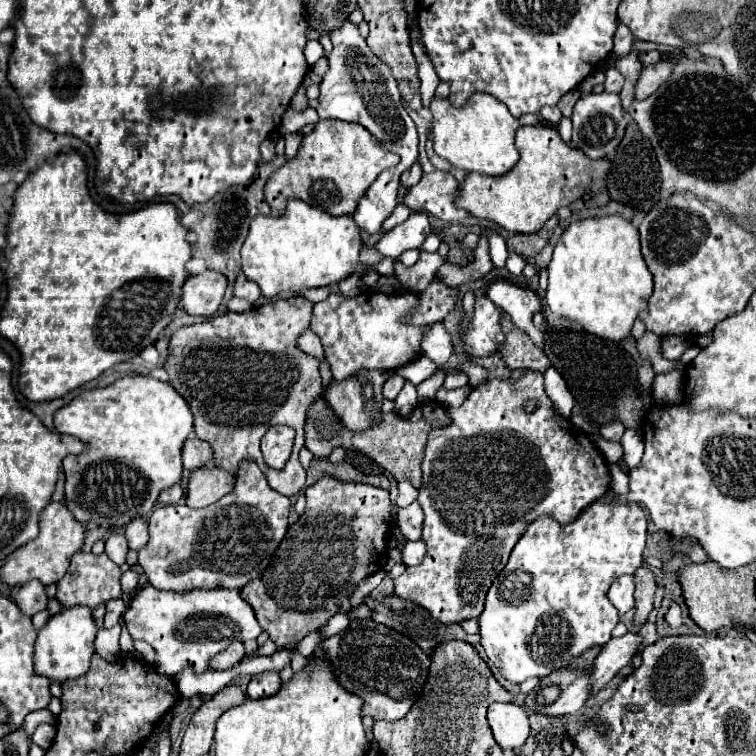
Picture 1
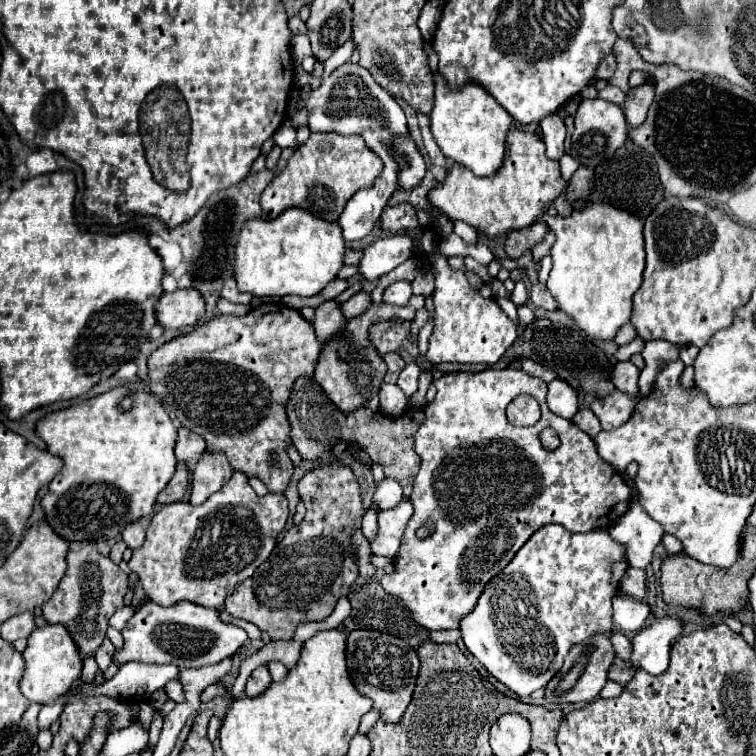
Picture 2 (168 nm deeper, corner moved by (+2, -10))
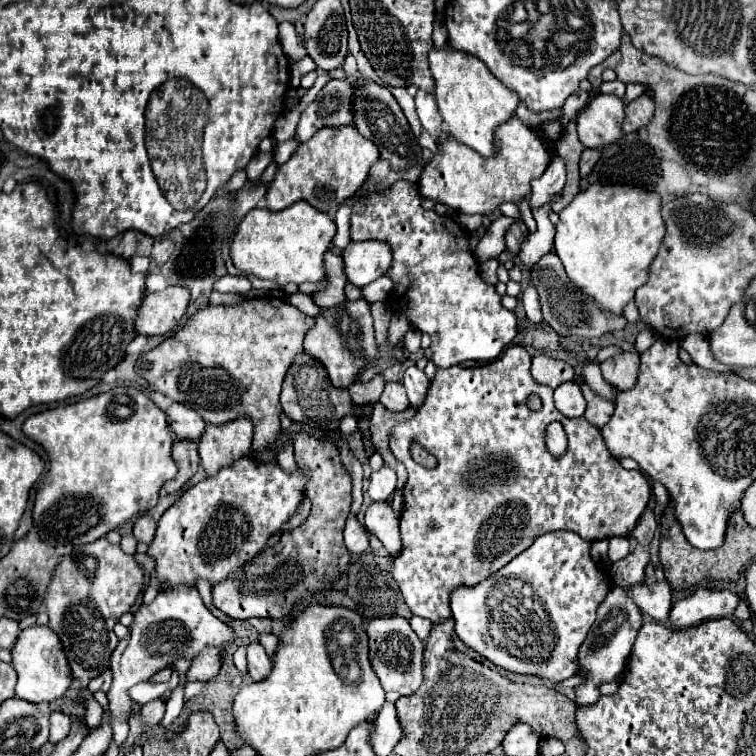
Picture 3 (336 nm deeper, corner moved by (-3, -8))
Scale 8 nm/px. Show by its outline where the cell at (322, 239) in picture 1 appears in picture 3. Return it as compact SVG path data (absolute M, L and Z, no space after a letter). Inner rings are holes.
M295 202L279 212L253 208L237 224L229 256L235 268L251 272L261 280L275 280L281 286L287 282L321 282L323 254L331 246L333 234L335 222L307 202Z

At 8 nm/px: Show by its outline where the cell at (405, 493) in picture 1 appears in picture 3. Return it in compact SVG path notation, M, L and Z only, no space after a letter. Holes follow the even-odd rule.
M383 464L379 470L373 470L371 472L371 478L369 478L369 496L371 500L375 502L383 502L383 500L389 500L391 494L395 492L395 470L389 468L387 464Z

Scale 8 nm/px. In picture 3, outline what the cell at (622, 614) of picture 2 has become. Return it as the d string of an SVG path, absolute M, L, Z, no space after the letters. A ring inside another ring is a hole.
M667 582L631 586L629 594L631 598L635 598L635 604L641 608L643 614L659 622L665 622L669 618L673 606L673 588Z

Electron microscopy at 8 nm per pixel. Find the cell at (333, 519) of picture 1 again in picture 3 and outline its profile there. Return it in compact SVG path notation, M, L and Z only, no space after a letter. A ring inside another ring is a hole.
M305 432L293 434L295 460L311 470L305 494L311 500L309 518L295 530L285 532L279 542L263 548L251 562L241 564L227 580L211 588L213 604L235 620L253 616L287 620L295 600L307 592L325 592L349 564L349 550L343 542L343 526L351 506L351 476L341 464L339 450L327 440L317 440Z

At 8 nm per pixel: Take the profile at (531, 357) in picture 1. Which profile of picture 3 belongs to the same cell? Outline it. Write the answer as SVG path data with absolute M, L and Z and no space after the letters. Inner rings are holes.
M539 354L533 358L531 374L539 384L545 384L551 388L557 388L559 384L571 382L575 378L575 370L571 364L567 364L563 360L555 360L545 354Z

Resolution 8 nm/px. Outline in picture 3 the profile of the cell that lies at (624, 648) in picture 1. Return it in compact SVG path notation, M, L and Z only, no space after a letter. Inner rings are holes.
M699 588L691 596L673 604L669 622L673 628L689 628L709 618L729 618L737 608L739 596L731 590Z

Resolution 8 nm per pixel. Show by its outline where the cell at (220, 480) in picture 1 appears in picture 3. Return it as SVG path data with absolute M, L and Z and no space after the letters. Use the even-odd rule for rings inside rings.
M241 416L223 426L207 426L199 438L199 456L207 476L247 456L251 440L253 422L249 416Z

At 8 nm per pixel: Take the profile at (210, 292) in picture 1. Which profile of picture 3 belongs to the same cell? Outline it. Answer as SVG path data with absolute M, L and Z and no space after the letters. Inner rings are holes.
M167 286L161 292L147 294L135 316L135 332L143 336L169 334L183 318L189 296L189 290L183 286Z

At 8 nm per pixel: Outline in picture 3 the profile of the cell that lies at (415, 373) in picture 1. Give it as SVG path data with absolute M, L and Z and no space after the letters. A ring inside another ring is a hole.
M509 346L495 362L487 364L487 366L475 366L475 368L461 368L461 366L451 366L447 370L437 370L435 378L429 384L429 392L423 400L423 404L417 408L415 416L409 422L397 424L391 434L389 434L389 448L395 454L395 458L399 462L405 464L409 480L403 488L403 514L401 514L401 538L403 538L403 550L401 554L395 558L395 566L393 566L393 578L399 584L399 590L407 602L407 606L411 608L413 614L419 614L423 618L429 618L431 622L443 622L449 618L449 594L453 588L457 586L475 586L481 580L485 580L487 576L495 574L499 568L507 566L517 554L521 554L529 544L533 544L533 540L541 534L547 532L555 532L555 530L569 530L579 534L583 540L587 542L595 542L595 540L607 540L607 538L615 538L615 536L625 536L629 538L633 528L637 526L637 520L641 518L643 510L647 508L649 500L651 500L651 488L649 482L645 478L645 474L641 470L625 470L617 458L611 456L611 452L607 450L601 430L595 428L593 424L589 424L585 418L563 418L563 414L559 414L559 410L553 406L553 388L547 388L543 384L537 384L531 376L531 354L523 348L523 346ZM529 396L539 396L541 398L541 410L531 410L527 406ZM551 422L561 422L563 430L567 434L567 454L555 458L547 452L545 446L545 430L547 424ZM411 442L419 442L427 452L437 456L437 468L427 470L423 466L417 466L417 462L413 462L411 454L409 454L409 446ZM467 470L477 470L477 476L467 480Z

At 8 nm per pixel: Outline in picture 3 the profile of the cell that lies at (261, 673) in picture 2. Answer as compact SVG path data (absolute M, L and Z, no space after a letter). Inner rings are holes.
M259 642L247 644L247 668L255 682L263 680L271 672L271 658L265 654L265 648Z

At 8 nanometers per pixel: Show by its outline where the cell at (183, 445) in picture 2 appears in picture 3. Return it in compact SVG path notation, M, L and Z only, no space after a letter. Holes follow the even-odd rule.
M179 402L171 404L167 416L169 416L169 426L177 434L179 440L187 438L187 440L197 442L199 436L205 430L203 418L195 410L191 410L191 408L187 408L187 406L179 404Z

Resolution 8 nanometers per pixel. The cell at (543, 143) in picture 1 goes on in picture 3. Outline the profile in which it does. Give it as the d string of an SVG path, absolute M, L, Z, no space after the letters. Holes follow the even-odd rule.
M511 116L497 126L495 148L497 150L491 158L483 158L451 136L441 140L435 156L423 166L417 182L419 194L465 214L489 214L503 202L517 202L531 194L531 180L539 178L549 162L549 152L543 142L517 116Z

